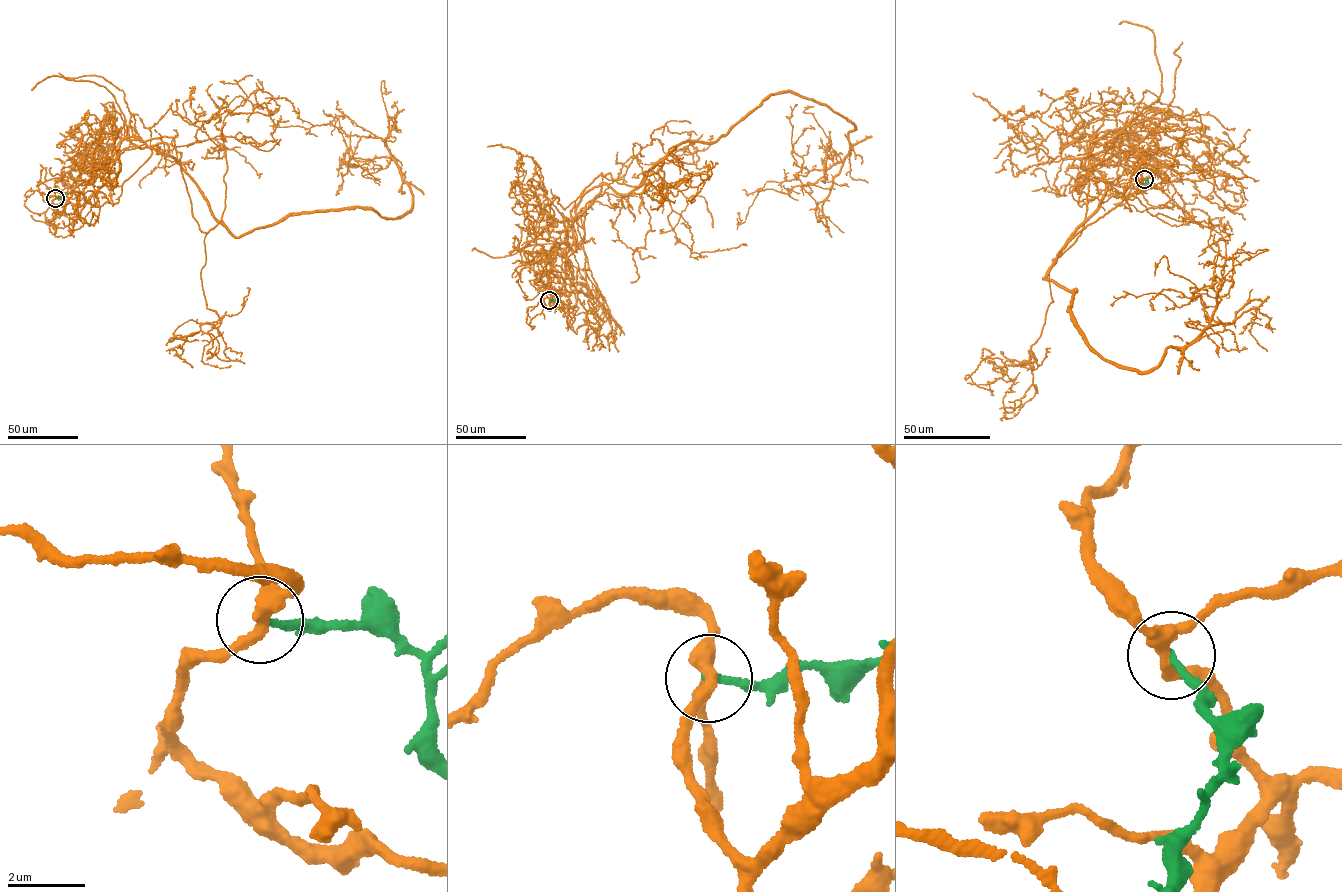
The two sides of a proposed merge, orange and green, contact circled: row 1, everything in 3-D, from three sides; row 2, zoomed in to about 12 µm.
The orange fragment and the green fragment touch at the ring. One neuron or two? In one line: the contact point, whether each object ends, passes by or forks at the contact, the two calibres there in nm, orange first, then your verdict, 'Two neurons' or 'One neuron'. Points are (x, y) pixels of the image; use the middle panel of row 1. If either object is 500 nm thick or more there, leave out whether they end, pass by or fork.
Place: (549, 300). At the ring orange forks. At the ring green ends. Thickness 320 nm (orange) against 180 nm. Two neurons

